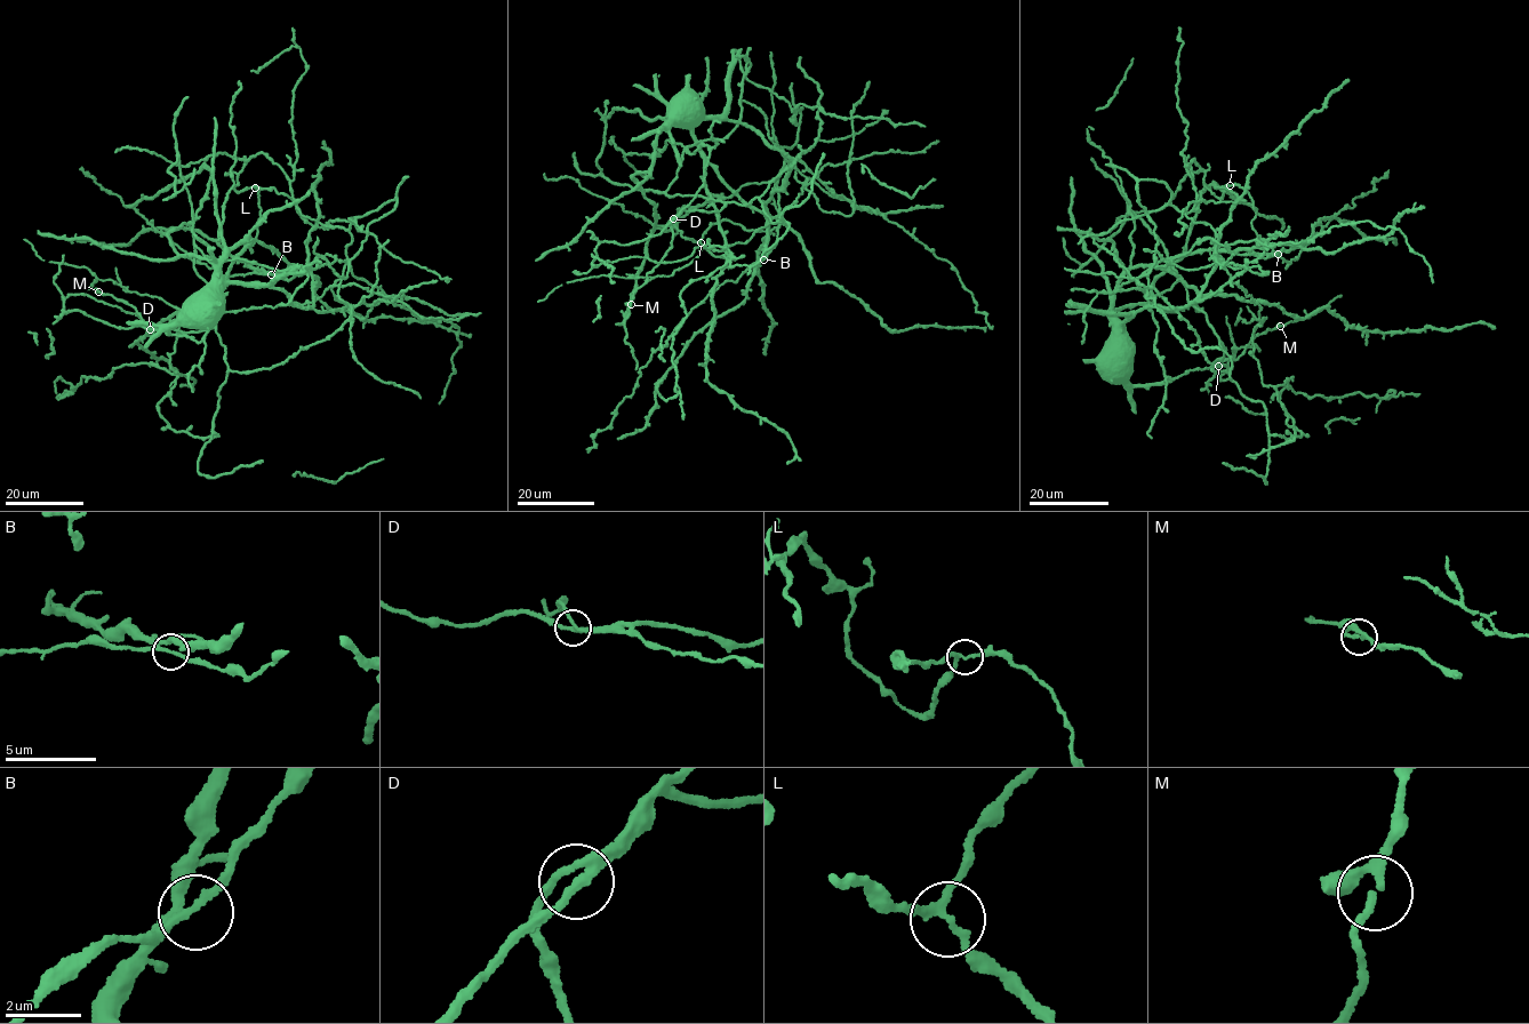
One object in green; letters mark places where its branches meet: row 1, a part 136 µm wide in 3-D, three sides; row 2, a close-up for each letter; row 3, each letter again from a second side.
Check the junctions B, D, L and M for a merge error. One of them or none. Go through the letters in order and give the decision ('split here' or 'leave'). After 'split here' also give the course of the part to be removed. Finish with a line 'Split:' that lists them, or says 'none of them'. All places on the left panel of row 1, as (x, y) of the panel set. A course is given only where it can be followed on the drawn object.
B: leave
D: leave
L: leave
M: leave
Split: none of them

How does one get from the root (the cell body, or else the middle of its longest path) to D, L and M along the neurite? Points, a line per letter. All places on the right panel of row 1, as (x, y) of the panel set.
D: (1104, 369), (1136, 312), (1207, 297), (1265, 242), (1203, 239), (1119, 287), (1150, 287), (1166, 375), (1218, 366)
L: (1104, 369), (1266, 247), (1210, 238), (1119, 287), (1170, 378), (1259, 349), (1185, 214), (1193, 159), (1230, 185)
M: (1104, 369), (1136, 312), (1207, 297), (1266, 247), (1203, 239), (1119, 287), (1150, 287), (1166, 375), (1280, 326)

